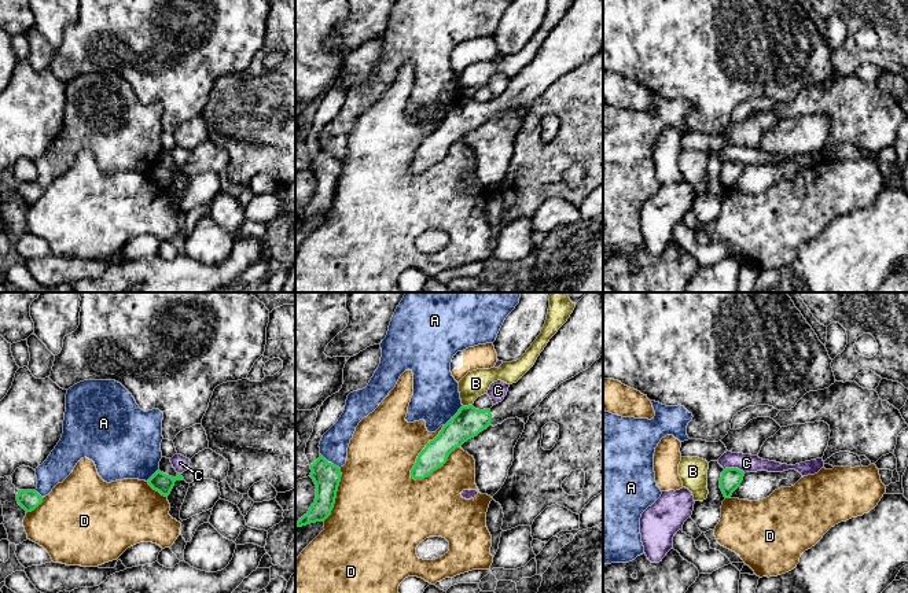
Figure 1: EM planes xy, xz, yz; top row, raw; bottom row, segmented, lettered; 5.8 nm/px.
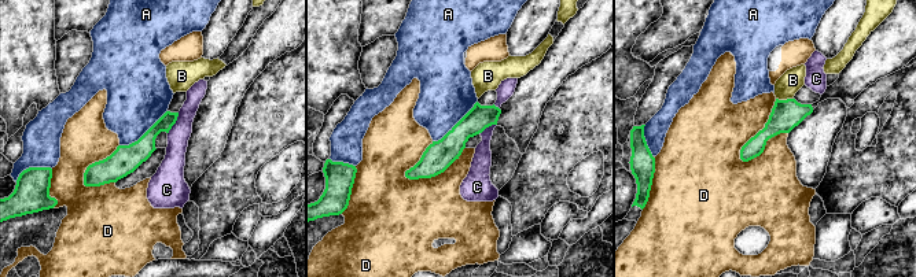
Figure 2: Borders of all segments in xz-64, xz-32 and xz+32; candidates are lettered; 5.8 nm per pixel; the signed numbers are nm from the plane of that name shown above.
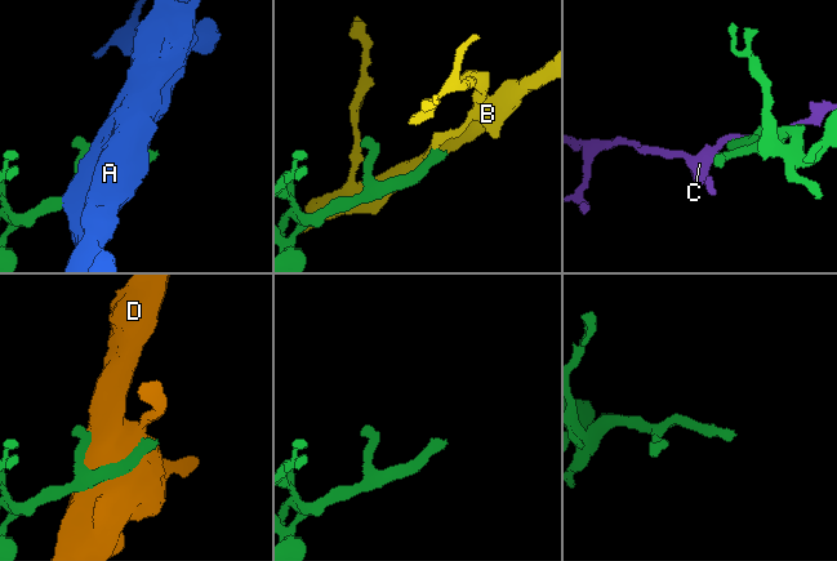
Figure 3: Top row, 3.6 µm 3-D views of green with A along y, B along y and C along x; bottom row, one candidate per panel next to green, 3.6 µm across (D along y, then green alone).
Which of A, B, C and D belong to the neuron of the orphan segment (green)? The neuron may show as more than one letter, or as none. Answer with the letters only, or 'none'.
none

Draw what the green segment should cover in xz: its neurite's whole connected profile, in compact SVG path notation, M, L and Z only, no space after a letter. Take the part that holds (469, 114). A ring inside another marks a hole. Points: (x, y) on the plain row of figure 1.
M574 0L567 14L549 32L534 58L517 74L510 77L504 92L490 102L462 99L442 119L440 126L419 146L411 170L424 172L442 159L449 147L489 118L501 117L507 111L521 111L525 117L540 95L560 75L588 62L603 47L603 0Z

